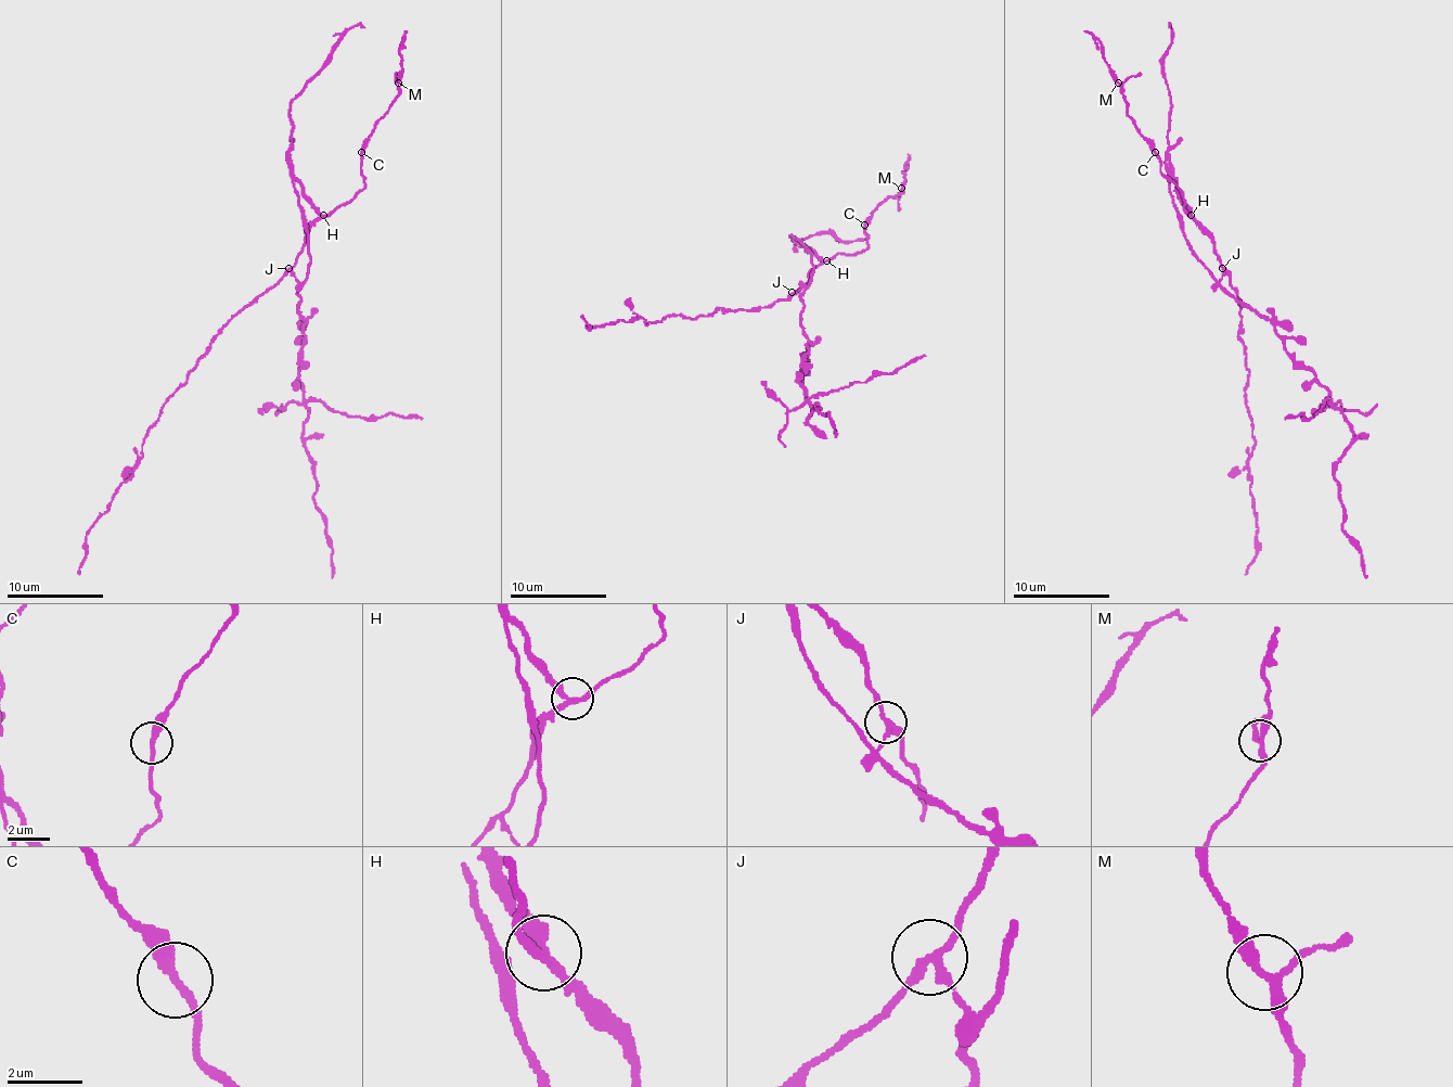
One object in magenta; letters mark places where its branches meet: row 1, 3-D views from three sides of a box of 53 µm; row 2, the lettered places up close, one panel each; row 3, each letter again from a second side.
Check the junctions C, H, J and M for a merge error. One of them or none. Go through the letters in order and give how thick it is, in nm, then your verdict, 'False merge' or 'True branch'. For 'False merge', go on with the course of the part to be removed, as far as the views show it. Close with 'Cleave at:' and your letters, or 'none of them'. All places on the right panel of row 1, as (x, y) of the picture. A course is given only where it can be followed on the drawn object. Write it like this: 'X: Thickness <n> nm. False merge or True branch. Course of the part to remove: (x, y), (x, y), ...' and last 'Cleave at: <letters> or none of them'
C: Thickness 280 nm. True branch
H: Thickness 240 nm. False merge. Course of the part to remove: (1191, 215), (1174, 196), (1196, 259), (1265, 317), (1353, 433), (1334, 480), (1344, 535), (1360, 554), (1365, 578)
J: Thickness 240 nm. True branch
M: Thickness 240 nm. True branch
Cleave at: H

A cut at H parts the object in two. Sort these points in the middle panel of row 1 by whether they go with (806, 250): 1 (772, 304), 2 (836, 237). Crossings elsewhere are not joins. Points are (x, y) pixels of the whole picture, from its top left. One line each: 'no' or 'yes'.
1: no
2: yes

